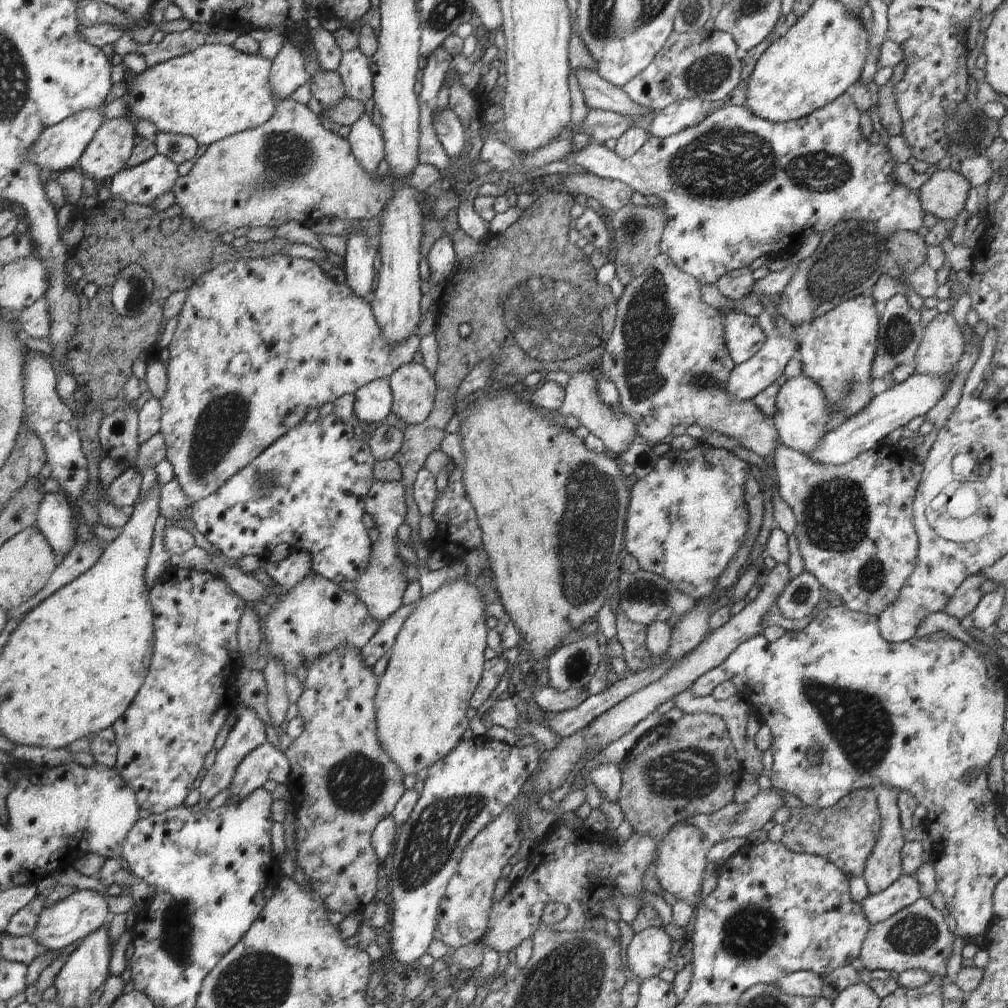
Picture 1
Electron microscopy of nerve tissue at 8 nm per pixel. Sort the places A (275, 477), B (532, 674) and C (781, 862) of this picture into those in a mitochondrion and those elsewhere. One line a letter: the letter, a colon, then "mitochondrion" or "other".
A: mitochondrion
B: other
C: other

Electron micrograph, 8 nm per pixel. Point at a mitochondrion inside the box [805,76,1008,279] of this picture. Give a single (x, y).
(970, 133)

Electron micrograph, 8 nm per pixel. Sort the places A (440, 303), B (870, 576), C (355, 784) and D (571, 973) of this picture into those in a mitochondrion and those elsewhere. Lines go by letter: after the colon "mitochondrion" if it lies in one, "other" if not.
A: other
B: mitochondrion
C: mitochondrion
D: mitochondrion

